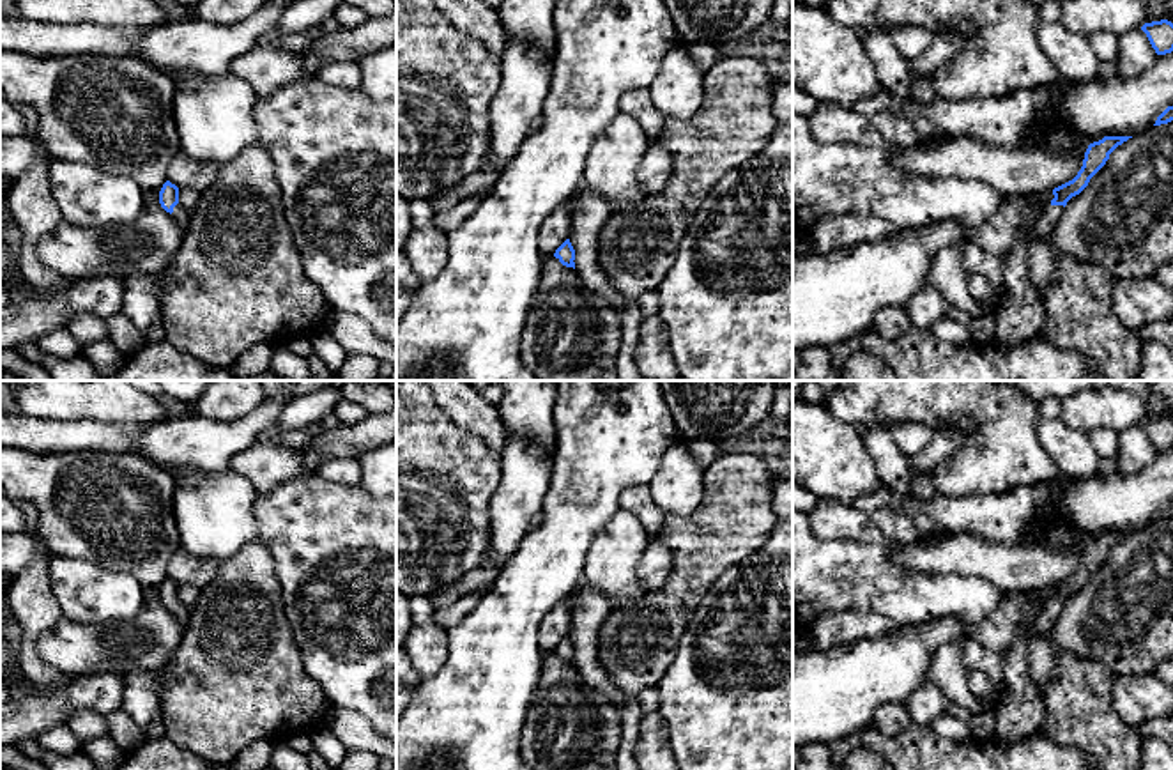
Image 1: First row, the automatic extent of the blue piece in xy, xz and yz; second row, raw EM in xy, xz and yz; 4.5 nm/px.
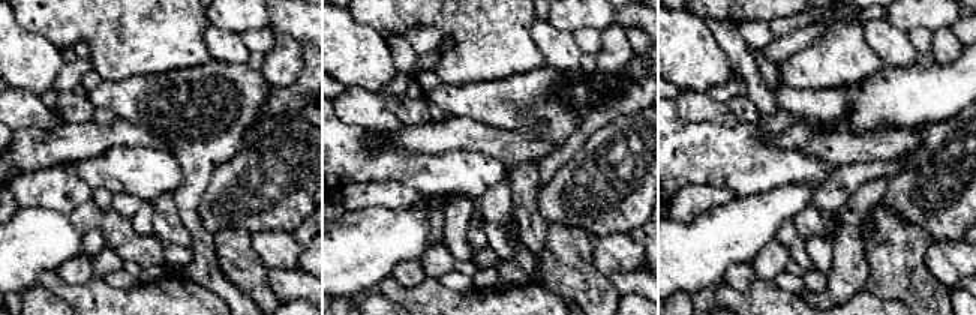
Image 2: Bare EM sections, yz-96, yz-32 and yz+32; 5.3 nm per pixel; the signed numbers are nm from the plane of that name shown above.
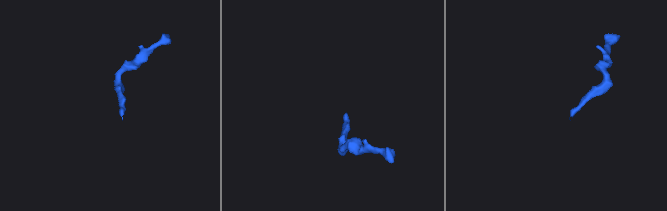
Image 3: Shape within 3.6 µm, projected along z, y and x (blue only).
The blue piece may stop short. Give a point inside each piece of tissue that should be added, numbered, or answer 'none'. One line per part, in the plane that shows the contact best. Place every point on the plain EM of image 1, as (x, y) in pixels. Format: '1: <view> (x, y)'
1: yz (1019, 710)

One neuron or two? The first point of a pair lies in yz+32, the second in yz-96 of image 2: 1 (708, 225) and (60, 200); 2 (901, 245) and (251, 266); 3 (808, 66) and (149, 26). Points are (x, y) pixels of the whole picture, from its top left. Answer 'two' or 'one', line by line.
1: two
2: one
3: one

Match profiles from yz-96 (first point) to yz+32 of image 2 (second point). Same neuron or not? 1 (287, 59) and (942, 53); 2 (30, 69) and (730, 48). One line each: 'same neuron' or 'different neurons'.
1: same neuron
2: different neurons

